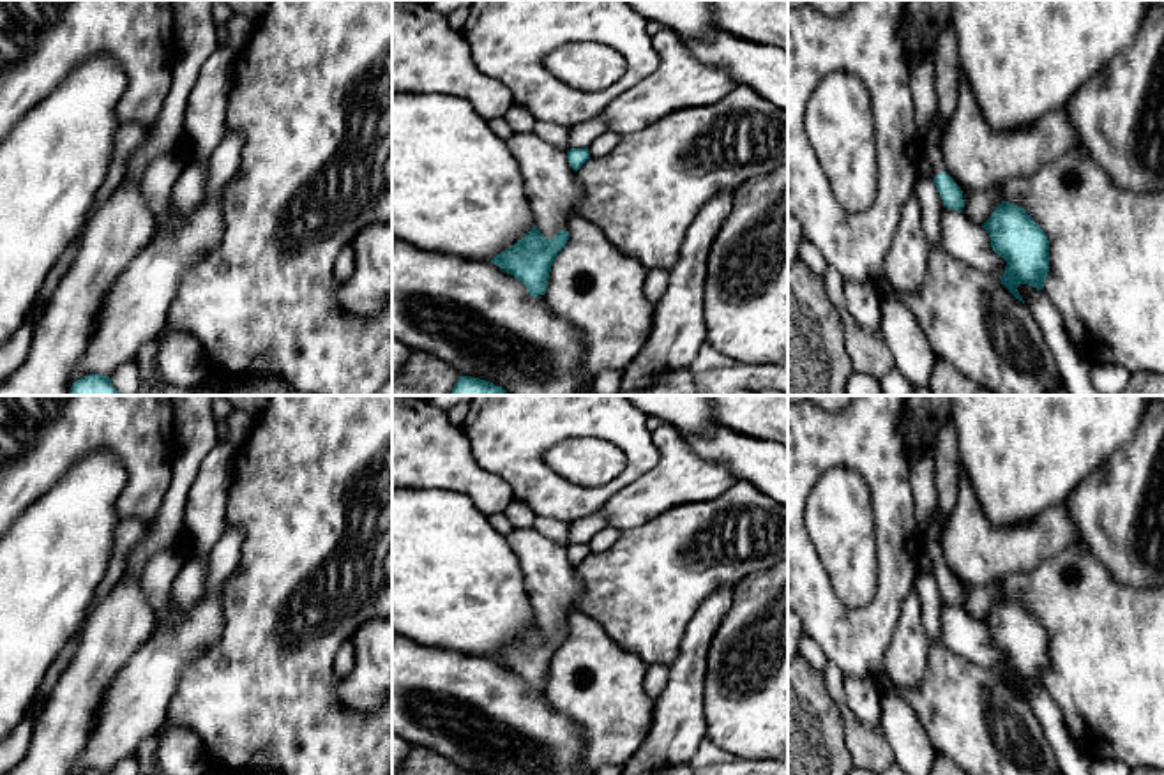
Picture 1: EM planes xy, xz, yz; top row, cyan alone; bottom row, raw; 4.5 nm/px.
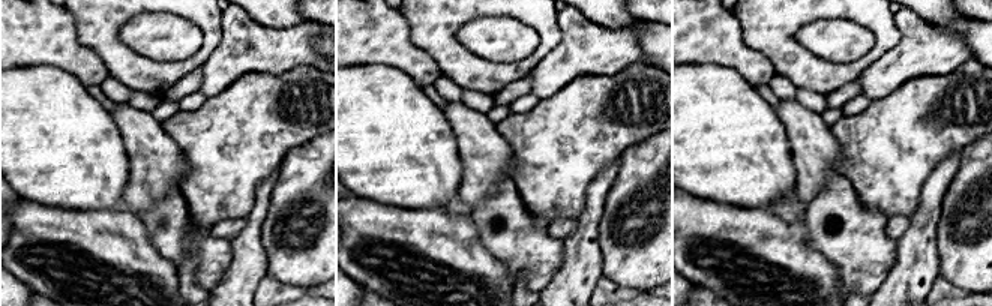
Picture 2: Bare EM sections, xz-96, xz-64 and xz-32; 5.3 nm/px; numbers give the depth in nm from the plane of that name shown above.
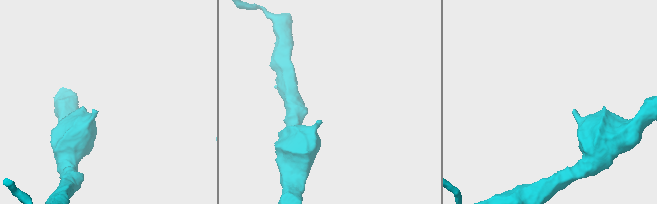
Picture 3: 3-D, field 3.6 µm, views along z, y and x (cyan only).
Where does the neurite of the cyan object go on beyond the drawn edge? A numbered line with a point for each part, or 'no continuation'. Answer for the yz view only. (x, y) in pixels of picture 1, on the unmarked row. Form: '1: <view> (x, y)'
1: yz (931, 542)

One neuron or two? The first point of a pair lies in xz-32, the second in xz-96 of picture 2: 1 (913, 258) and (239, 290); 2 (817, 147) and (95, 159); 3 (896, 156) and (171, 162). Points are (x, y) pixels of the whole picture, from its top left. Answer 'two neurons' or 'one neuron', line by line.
1: one neuron
2: two neurons
3: two neurons

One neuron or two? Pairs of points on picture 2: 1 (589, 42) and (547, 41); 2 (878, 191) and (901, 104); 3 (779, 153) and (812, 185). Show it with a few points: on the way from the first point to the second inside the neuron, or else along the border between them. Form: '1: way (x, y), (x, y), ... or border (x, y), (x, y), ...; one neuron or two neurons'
1: border (557, 15), (560, 41), (536, 66); two neurons
2: way (887, 170), (889, 137), (901, 125); one neuron
3: border (787, 134), (796, 170), (794, 188); two neurons

